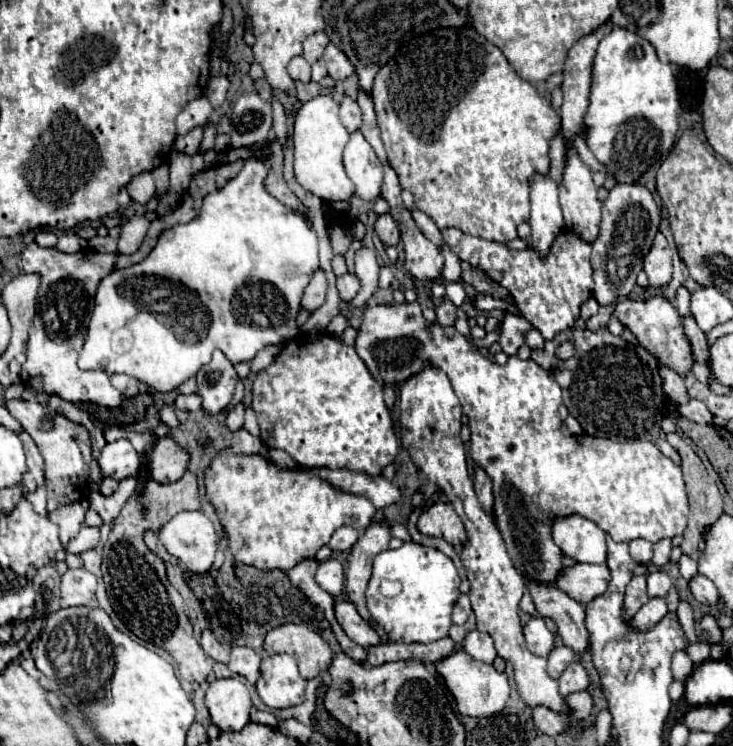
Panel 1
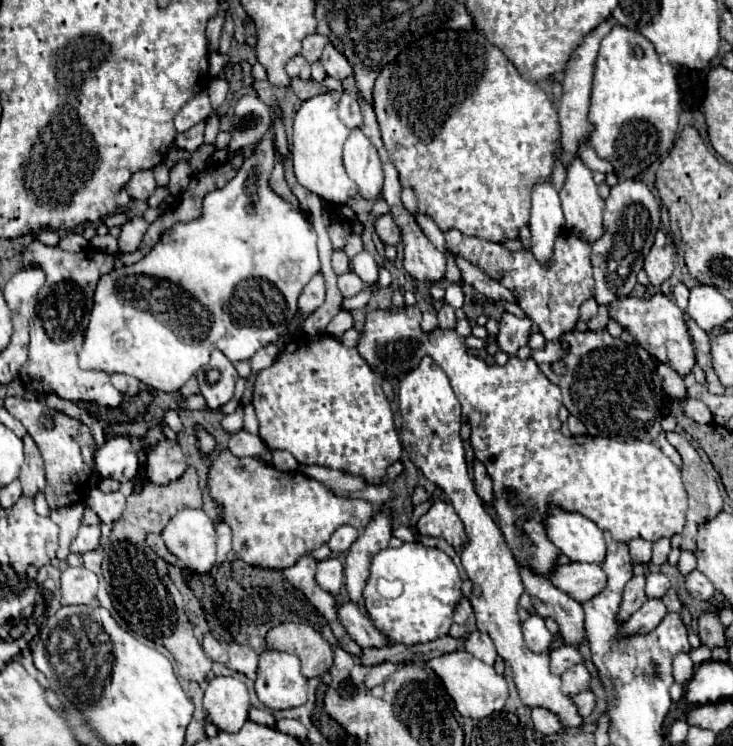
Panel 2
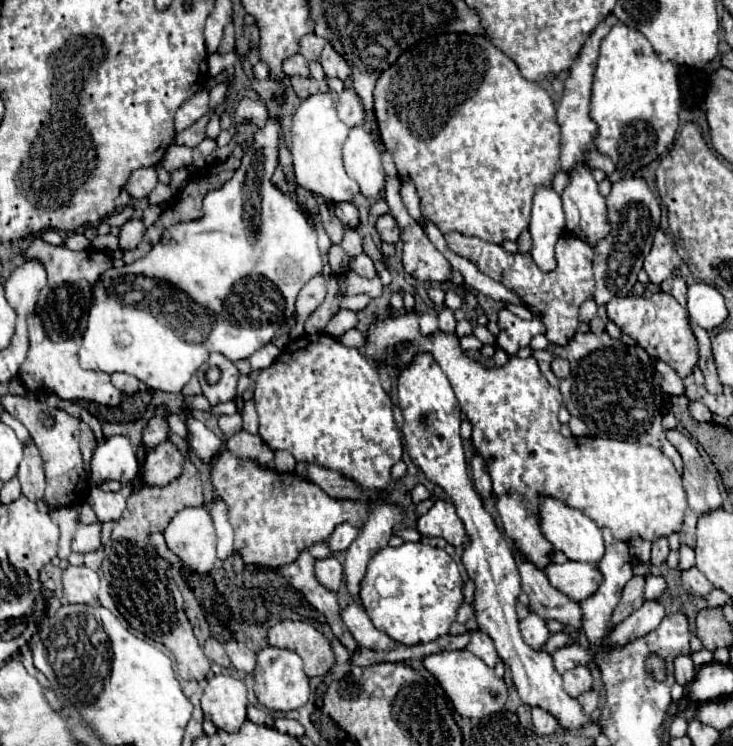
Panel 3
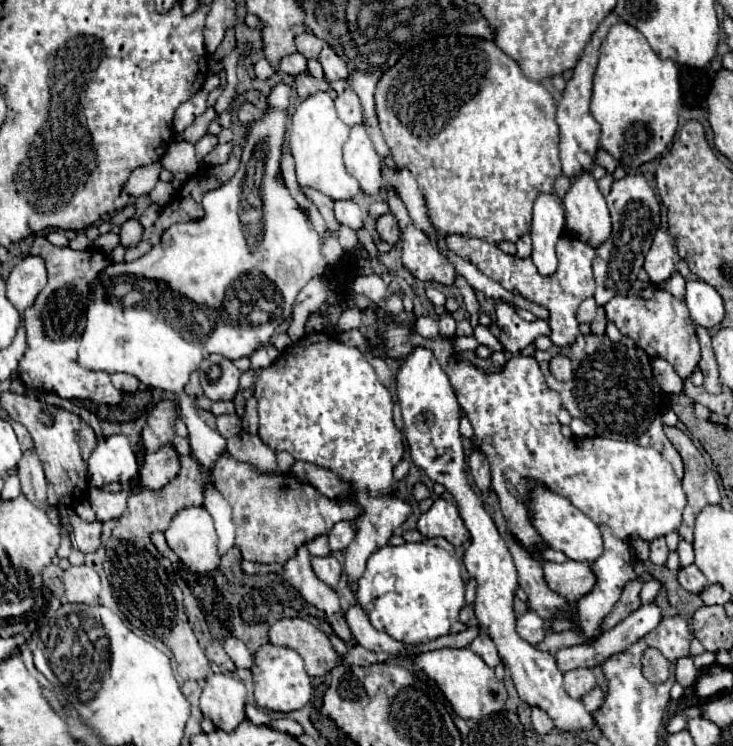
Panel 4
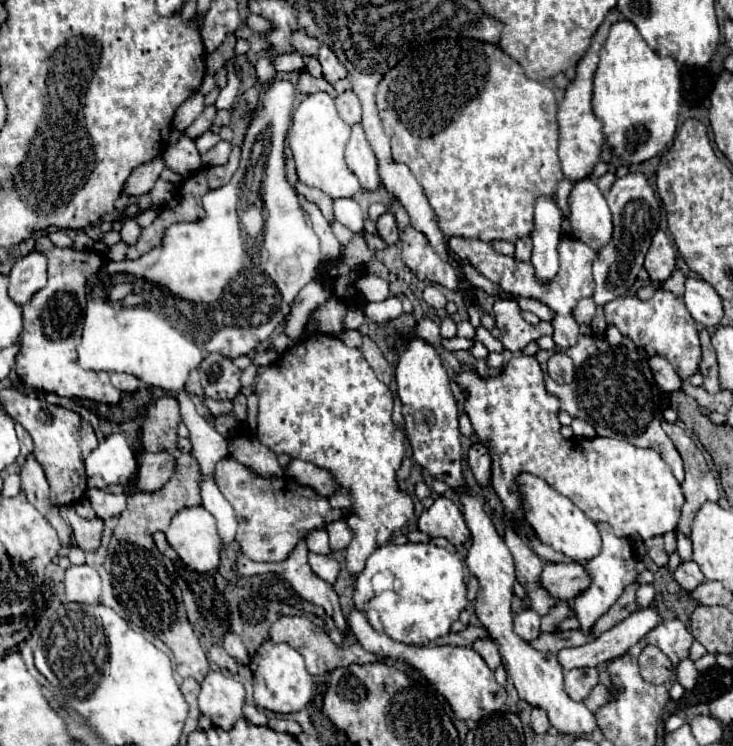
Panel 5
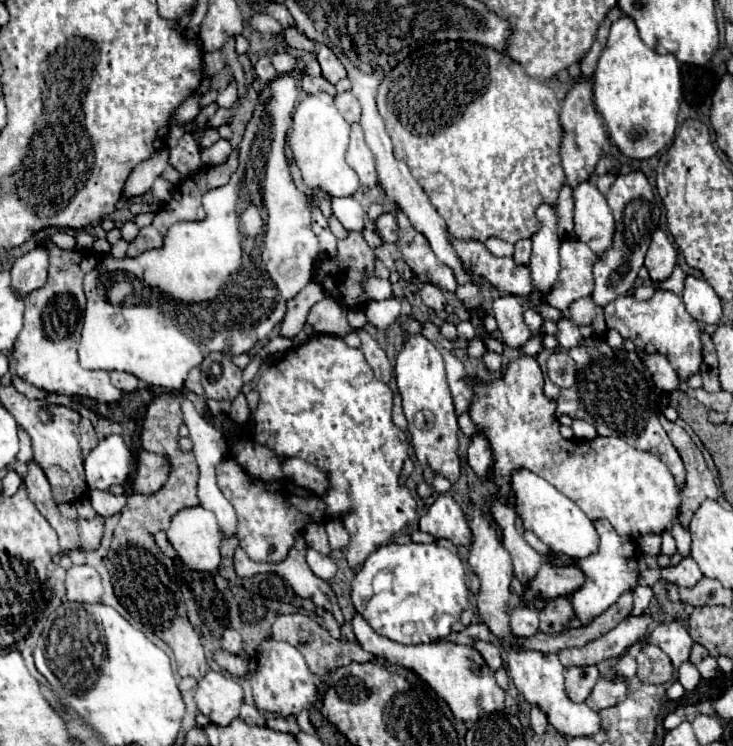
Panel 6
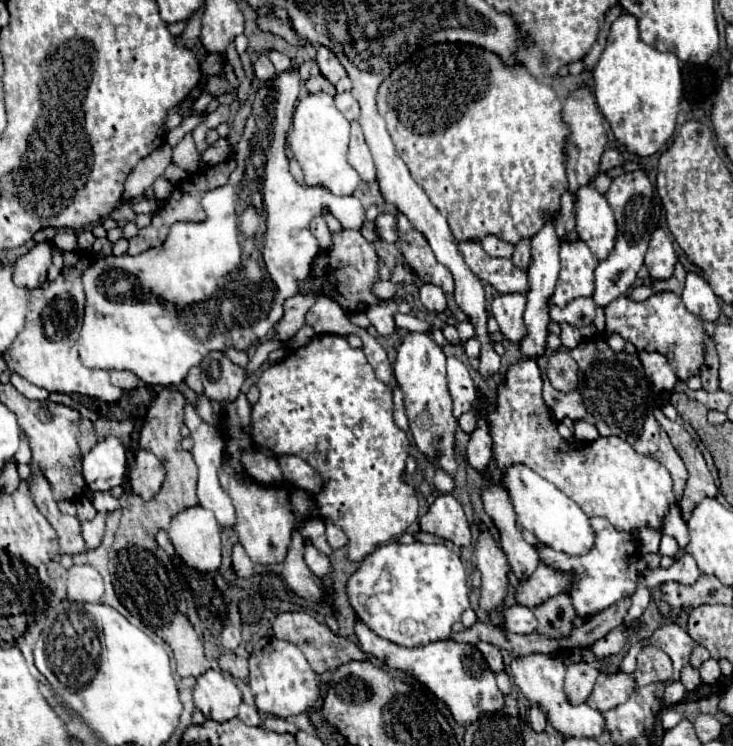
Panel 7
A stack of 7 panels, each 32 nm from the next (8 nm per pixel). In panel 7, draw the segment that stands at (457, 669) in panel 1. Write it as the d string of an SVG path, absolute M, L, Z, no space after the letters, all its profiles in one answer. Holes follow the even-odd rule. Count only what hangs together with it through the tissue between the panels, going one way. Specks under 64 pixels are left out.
M356 620L354 632L360 640L362 650L370 652L372 656L382 660L390 668L412 674L416 680L426 684L438 698L442 698L448 704L456 722L460 724L476 722L482 714L498 712L504 708L504 694L496 686L496 676L488 668L484 656L478 652L476 646L458 644L454 640L440 640L440 642L432 642L420 648L406 648L406 646L398 646L390 640L376 636L362 620Z

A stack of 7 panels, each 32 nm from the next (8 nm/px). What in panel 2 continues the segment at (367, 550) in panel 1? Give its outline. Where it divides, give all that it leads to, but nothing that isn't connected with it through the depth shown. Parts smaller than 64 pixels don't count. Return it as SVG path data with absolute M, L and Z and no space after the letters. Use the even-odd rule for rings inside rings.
M388 512L374 514L374 518L364 528L362 536L358 536L358 540L350 546L350 552L346 556L344 574L346 574L348 596L354 604L358 604L358 608L360 608L360 612L364 612L364 616L368 616L368 612L364 610L362 590L364 590L364 584L368 582L368 568L370 568L372 556L376 556L380 550L388 548L390 538L392 538L390 514Z

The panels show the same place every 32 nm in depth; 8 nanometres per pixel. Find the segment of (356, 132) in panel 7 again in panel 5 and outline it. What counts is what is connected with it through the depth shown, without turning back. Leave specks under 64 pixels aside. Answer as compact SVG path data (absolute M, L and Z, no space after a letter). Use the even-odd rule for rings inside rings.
M360 124L352 126L352 134L346 144L346 164L356 174L364 190L370 190L370 192L378 190L378 186L382 184L380 174L378 174L378 160Z

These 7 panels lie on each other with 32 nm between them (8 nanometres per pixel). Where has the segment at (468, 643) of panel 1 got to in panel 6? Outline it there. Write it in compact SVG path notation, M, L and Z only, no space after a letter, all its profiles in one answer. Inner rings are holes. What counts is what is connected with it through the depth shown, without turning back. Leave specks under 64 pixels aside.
M478 640L474 644L474 648L484 656L486 664L492 668L492 670L498 670L502 666L502 658L500 658L500 648L496 644L488 644L488 642L482 642Z

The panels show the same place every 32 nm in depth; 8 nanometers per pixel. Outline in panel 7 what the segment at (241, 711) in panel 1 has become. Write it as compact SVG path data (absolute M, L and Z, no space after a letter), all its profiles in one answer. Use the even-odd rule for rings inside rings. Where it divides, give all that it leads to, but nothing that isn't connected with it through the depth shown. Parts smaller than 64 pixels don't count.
M204 672L194 686L194 704L208 718L216 722L228 722L238 716L242 702L240 688L222 672Z

